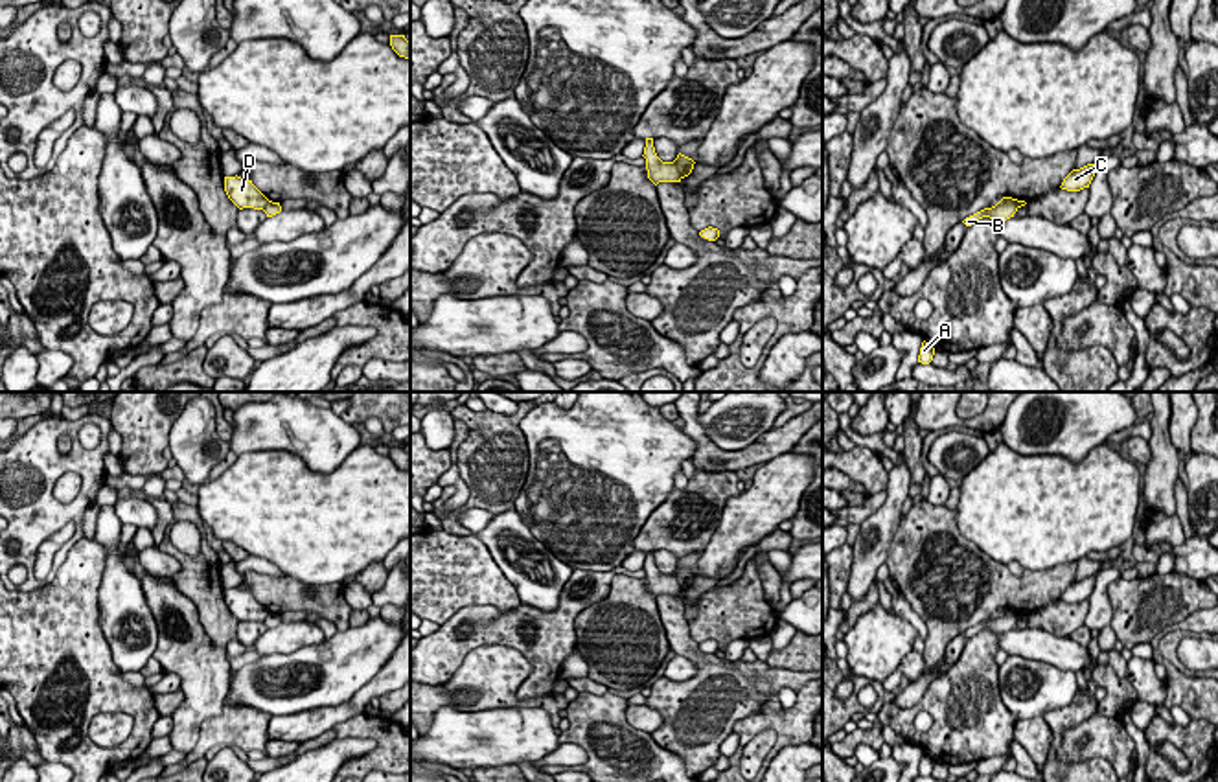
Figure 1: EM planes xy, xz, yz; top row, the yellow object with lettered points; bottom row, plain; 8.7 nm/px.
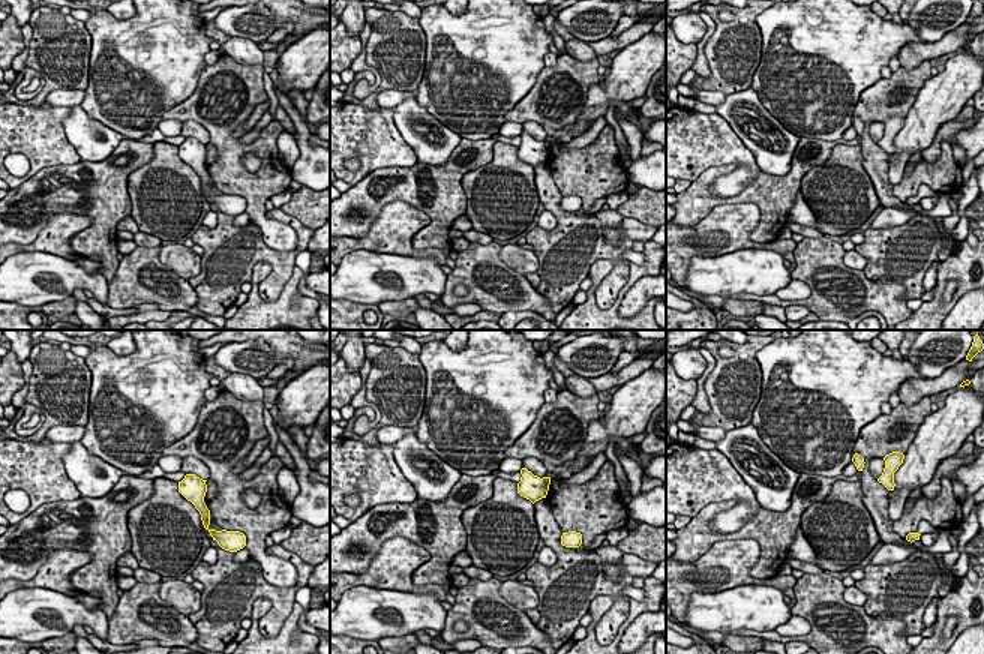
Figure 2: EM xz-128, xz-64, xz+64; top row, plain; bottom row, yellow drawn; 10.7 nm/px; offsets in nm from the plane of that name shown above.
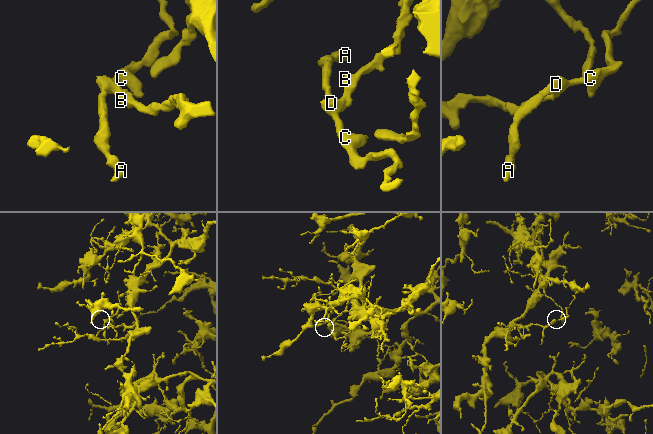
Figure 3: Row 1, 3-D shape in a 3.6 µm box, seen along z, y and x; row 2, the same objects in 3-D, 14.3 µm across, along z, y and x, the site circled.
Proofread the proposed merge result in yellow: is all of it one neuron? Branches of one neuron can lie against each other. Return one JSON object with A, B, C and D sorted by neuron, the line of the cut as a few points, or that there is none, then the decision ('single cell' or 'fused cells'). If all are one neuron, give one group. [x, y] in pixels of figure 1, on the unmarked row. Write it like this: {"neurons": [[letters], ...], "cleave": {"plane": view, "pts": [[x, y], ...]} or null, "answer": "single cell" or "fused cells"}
{"neurons": [["A", "C", "D"], ["B"]], "cleave": {"plane": "xz", "pts": [[672, 574], [683, 589]]}, "answer": "fused cells"}

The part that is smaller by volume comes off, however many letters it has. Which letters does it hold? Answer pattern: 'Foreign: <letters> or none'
Foreign: A, C, D

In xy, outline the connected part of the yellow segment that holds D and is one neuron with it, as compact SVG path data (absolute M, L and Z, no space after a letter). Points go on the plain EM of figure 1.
M224 589L224 604L228 611L239 620L263 622L269 611L252 596L252 592L241 589Z

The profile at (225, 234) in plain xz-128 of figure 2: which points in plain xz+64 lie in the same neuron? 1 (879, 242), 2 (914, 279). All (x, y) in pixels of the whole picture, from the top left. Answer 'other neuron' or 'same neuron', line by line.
1: same neuron
2: same neuron

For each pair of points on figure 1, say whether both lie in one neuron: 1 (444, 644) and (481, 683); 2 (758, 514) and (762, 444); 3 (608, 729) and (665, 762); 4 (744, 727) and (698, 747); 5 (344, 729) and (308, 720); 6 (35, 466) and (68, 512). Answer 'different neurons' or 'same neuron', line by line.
1: different neurons
2: different neurons
3: same neuron
4: different neurons
5: different neurons
6: same neuron

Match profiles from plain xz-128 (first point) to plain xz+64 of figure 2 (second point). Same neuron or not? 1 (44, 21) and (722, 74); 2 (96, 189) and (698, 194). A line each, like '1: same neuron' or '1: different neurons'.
1: same neuron
2: same neuron

